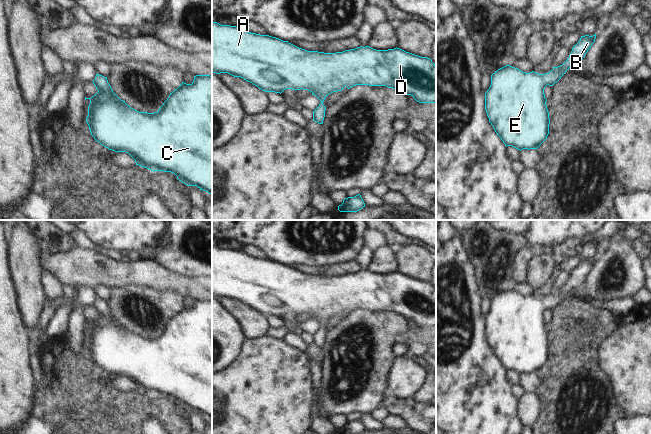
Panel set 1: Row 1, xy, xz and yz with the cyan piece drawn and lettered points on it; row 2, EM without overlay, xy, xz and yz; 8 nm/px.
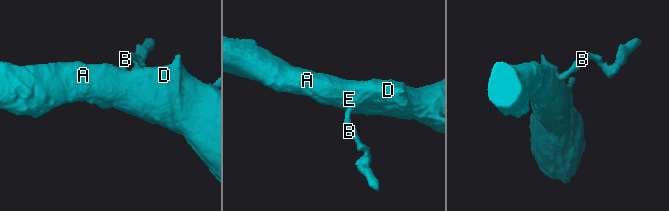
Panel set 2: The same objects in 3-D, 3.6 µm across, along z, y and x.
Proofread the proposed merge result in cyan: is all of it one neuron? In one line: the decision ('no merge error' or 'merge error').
no merge error

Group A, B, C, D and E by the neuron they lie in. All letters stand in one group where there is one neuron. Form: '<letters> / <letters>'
A B C D E

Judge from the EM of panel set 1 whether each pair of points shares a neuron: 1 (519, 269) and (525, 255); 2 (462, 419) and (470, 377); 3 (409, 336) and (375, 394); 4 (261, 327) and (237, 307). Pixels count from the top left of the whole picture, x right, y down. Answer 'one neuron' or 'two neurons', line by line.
1: one neuron
2: one neuron
3: two neurons
4: one neuron

